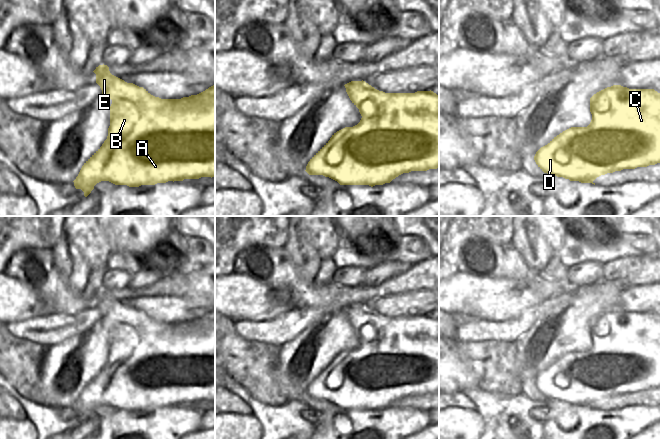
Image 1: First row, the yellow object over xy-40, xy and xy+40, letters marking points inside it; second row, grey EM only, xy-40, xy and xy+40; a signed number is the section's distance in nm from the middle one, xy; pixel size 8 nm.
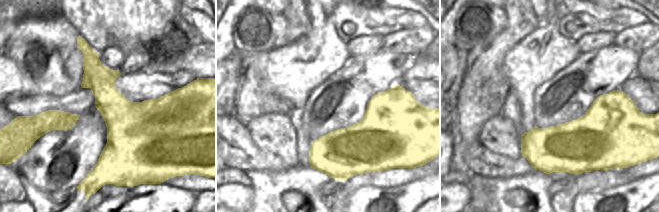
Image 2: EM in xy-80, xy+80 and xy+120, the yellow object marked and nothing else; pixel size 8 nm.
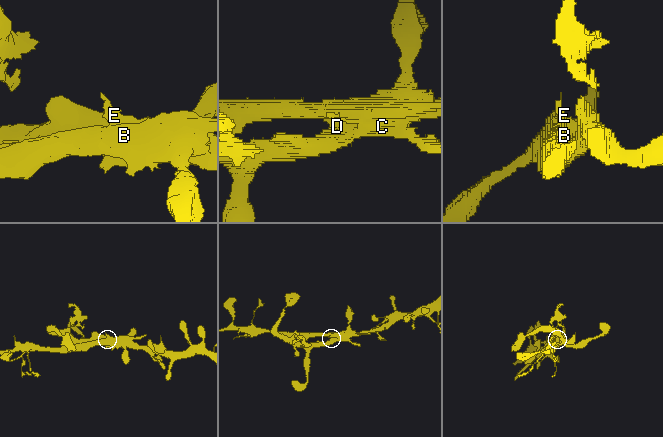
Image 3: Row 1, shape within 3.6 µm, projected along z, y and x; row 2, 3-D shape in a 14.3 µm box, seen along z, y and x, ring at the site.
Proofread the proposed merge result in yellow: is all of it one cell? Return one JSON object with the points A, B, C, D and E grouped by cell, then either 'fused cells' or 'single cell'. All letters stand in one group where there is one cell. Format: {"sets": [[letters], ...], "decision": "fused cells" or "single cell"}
{"sets": [["A", "D"], ["B", "C", "E"]], "decision": "fused cells"}

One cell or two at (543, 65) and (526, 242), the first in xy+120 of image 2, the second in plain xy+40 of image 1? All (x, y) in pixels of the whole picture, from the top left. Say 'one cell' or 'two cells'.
two cells

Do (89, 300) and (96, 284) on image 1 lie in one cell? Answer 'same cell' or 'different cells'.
same cell

